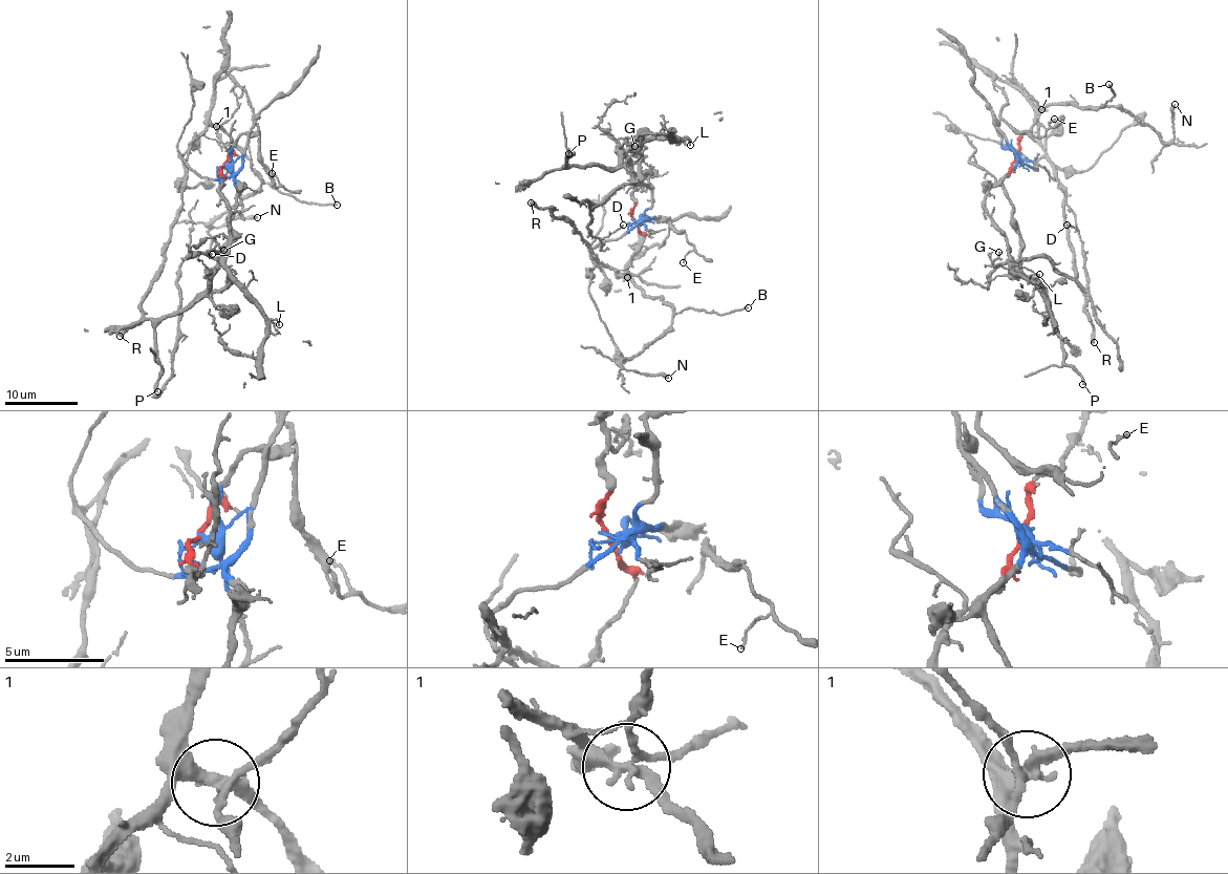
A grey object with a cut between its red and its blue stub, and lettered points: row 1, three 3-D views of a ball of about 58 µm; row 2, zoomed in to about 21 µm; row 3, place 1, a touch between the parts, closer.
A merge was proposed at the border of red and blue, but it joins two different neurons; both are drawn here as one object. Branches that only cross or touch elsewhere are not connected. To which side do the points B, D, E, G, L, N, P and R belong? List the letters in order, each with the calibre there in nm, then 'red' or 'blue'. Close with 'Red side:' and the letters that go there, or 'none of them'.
B: 150 nm | blue
D: 120 nm | red
E: 120 nm | blue
G: 100 nm | red
L: 130 nm | red
N: 320 nm | blue
P: 240 nm | blue
R: 400 nm | blue
Red side: D, G, L

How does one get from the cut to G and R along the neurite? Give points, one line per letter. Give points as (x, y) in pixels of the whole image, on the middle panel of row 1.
G: (636, 222), (632, 215), (633, 180), (630, 164), (640, 155), (618, 141), (625, 140), (633, 146)
R: (636, 222), (594, 248), (596, 262), (574, 221), (552, 214), (552, 207), (530, 204)

